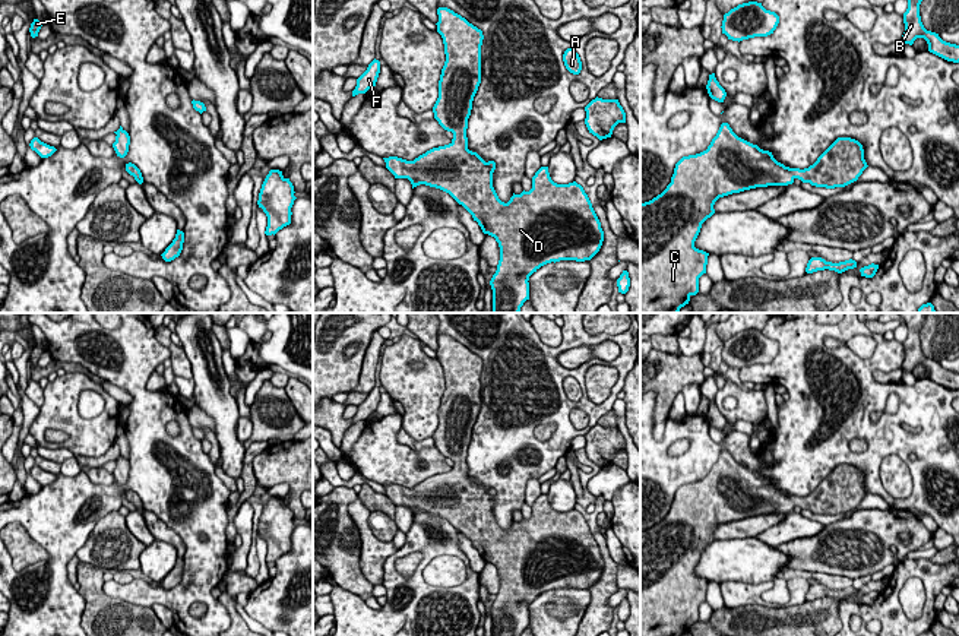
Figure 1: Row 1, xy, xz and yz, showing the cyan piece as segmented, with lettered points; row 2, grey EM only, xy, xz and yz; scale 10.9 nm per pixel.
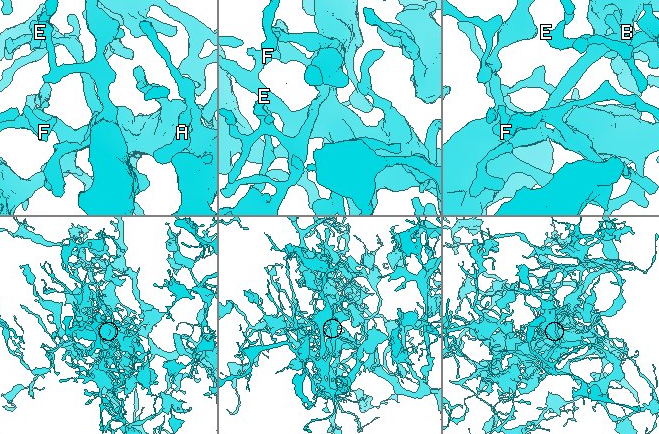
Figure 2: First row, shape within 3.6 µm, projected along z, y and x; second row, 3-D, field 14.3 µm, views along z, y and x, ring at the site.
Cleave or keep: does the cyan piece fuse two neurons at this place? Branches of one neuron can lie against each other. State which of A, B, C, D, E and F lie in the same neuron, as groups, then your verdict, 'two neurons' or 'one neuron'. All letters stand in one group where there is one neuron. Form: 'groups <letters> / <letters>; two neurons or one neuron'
groups A C E / B D F; two neurons

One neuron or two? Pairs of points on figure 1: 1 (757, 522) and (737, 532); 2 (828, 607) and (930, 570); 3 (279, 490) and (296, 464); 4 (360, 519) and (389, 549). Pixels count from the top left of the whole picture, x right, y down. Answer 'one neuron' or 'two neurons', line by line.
1: one neuron
2: two neurons
3: two neurons
4: one neuron

